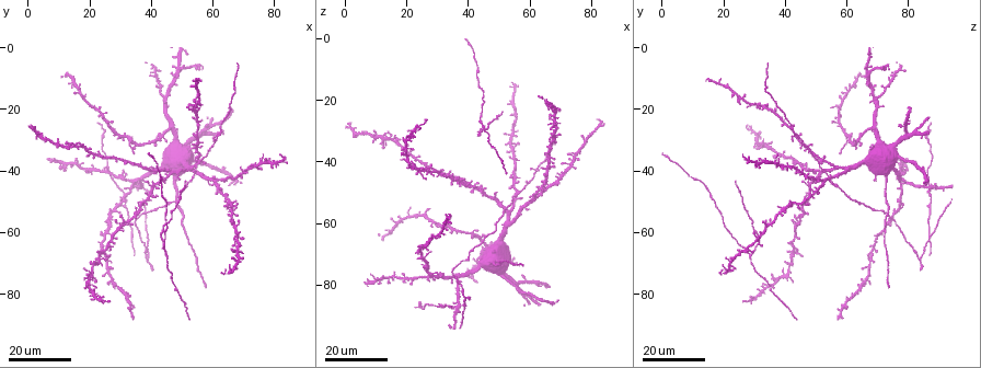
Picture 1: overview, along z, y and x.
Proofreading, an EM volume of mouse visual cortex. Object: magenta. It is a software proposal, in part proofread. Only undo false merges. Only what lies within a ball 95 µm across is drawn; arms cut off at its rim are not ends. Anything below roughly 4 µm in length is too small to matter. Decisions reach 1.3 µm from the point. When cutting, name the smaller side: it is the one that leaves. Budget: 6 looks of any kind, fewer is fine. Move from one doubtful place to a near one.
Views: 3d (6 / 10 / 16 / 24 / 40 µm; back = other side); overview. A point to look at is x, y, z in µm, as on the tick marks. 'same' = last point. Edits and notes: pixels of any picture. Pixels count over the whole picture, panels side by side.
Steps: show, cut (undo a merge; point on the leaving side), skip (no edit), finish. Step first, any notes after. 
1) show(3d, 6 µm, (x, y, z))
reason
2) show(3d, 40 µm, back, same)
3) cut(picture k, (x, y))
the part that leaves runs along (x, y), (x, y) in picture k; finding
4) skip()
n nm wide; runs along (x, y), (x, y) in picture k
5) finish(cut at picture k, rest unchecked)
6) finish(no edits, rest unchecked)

show(3d, 24 µm, (34, 31, 60))
three-way junction

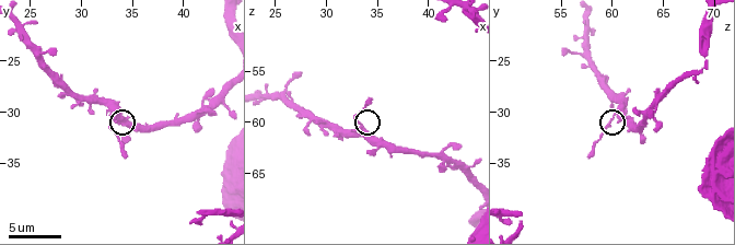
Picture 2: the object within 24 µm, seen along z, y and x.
show(3d, 6 µm, (33.4, 29.8, 60.4))

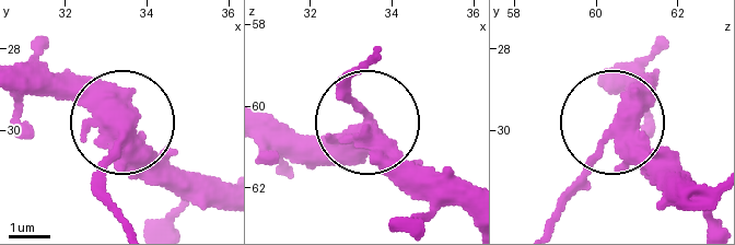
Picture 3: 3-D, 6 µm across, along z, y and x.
cut(picture 3, (93, 188))
the part that leaves runs along (117, 142), (106, 181), (117, 222) in picture 3; two neurons meet here

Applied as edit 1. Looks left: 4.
show(overview)

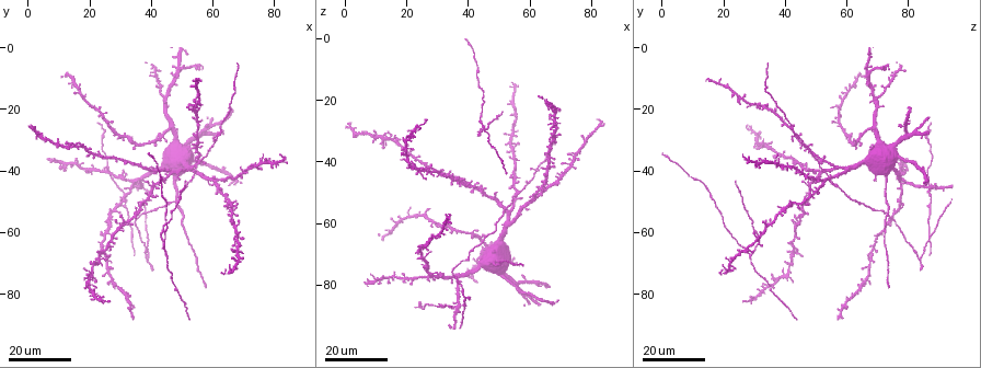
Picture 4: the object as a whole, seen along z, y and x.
show(3d, 24 µm, (55, 37, 52))
looks like a crossing

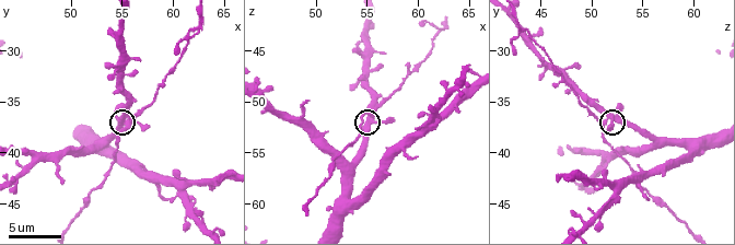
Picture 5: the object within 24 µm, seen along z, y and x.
show(3d, 6 µm, (55.6, 36.8, 51.6))

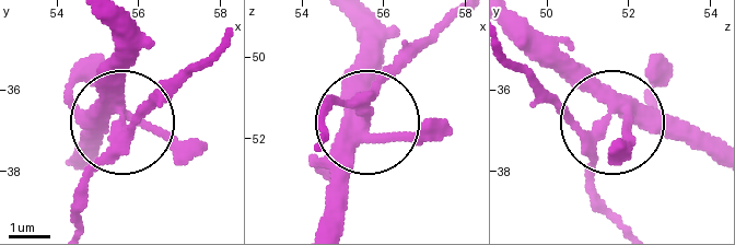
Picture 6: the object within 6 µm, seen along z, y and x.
skip()
5 arms; runs along (715, 149), (608, 114), (521, 23) in picture 6; one neuron here

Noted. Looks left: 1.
finish(cut at picture 3, rest unchecked)

